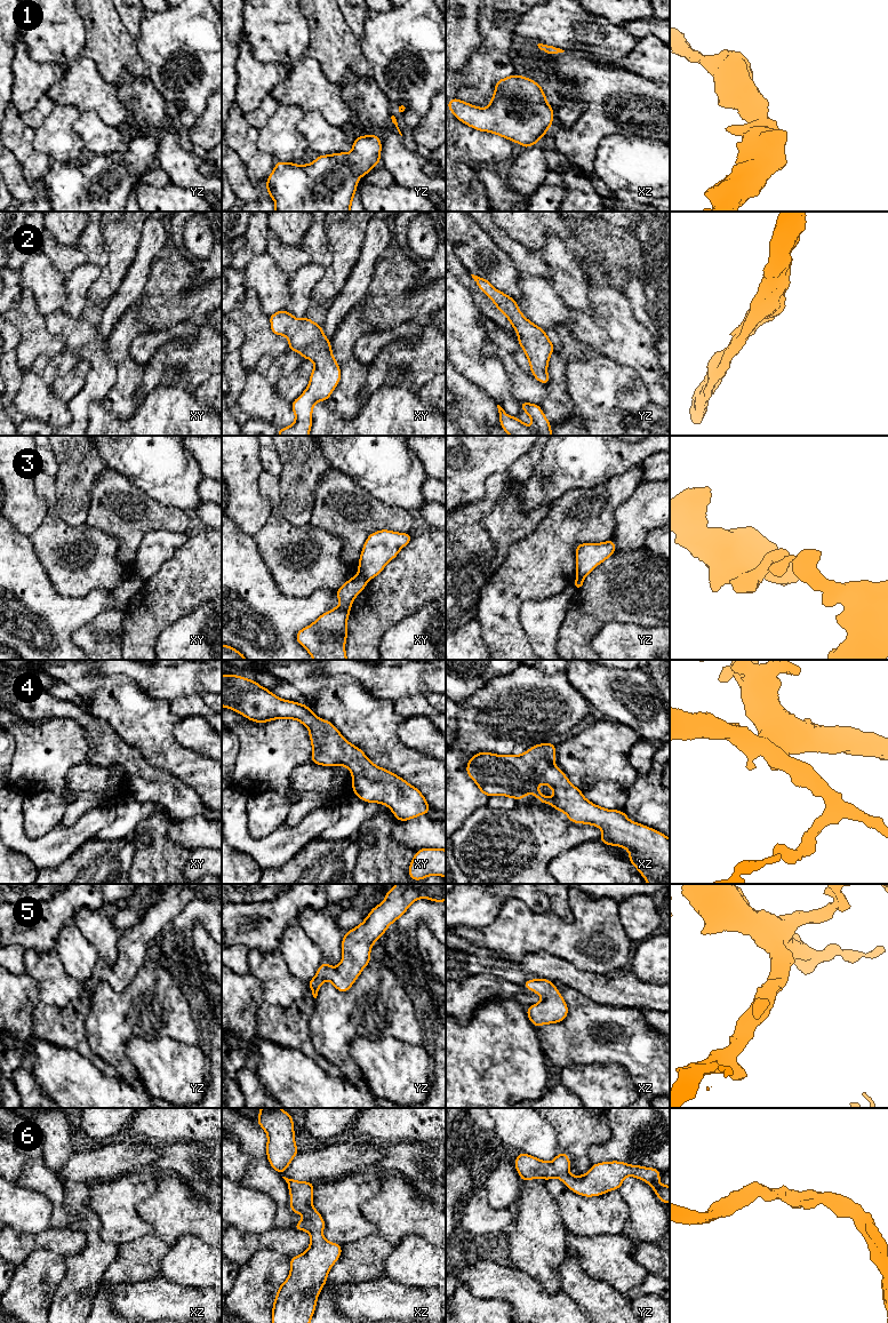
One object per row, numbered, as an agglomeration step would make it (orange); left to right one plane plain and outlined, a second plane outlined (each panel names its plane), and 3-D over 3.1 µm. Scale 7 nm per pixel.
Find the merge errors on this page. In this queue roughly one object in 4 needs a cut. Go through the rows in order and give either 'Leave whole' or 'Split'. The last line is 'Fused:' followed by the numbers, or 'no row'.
1: Leave whole
2: Leave whole
3: Split
4: Leave whole
5: Leave whole
6: Leave whole
Fused: 3

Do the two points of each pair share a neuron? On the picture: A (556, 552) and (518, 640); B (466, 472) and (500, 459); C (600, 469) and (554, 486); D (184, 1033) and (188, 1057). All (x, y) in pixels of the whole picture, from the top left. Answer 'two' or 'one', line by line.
A: one
B: one
C: one
D: two

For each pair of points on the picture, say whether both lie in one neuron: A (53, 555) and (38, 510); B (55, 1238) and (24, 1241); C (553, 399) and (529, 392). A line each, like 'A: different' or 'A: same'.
A: different
B: same
C: same

